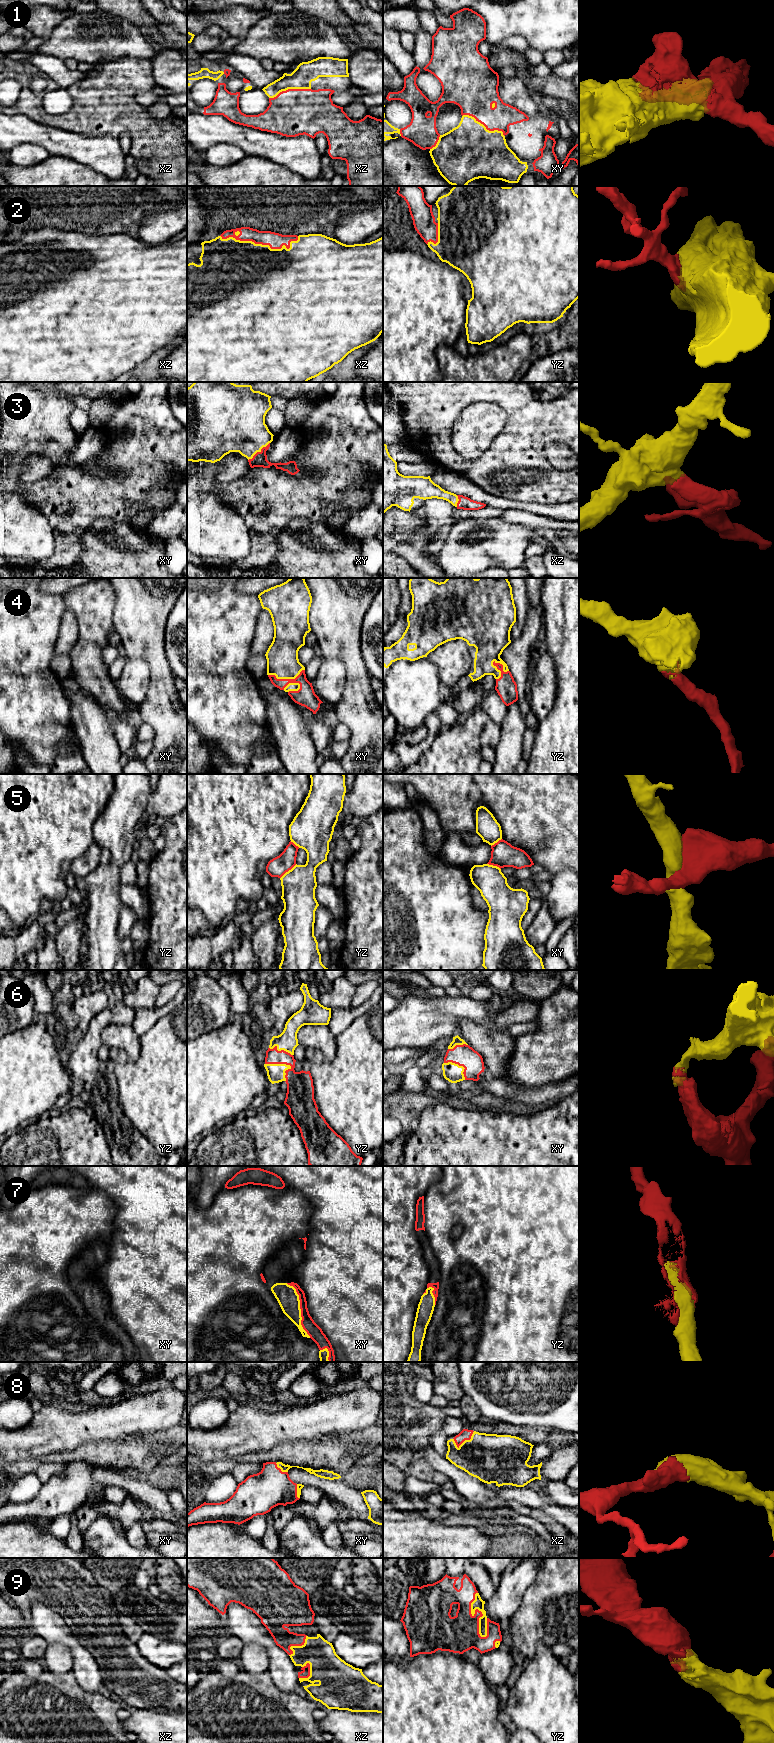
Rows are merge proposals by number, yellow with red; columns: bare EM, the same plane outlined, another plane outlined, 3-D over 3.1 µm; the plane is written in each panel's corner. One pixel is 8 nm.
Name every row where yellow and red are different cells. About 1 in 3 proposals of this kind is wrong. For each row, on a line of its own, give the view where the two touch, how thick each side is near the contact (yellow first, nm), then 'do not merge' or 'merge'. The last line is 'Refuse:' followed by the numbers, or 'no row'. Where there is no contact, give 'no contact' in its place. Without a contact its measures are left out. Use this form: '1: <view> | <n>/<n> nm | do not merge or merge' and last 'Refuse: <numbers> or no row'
1: xy | 460/300 nm | merge
2: xz | 500/130 nm | merge
3: xy | 400/110 nm | merge
4: yz | 260/170 nm | merge
5: yz | 280/160 nm | do not merge
6: yz | 140/220 nm | merge
7: xy | 170/110 nm | merge
8: xz | 400/90 nm | merge
9: yz | 90/300 nm | merge
Refuse: 5

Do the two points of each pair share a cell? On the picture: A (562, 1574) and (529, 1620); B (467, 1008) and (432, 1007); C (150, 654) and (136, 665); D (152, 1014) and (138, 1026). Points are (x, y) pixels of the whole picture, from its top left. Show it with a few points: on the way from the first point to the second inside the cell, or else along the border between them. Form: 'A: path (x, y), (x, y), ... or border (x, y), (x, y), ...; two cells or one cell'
A: path (561, 1585), (541, 1605), (540, 1609); one cell
B: path (458, 1008), (441, 1008); one cell
C: border (127, 658), (143, 658), (146, 661), (149, 682); two cells
D: path (149, 1017), (141, 1023); one cell

